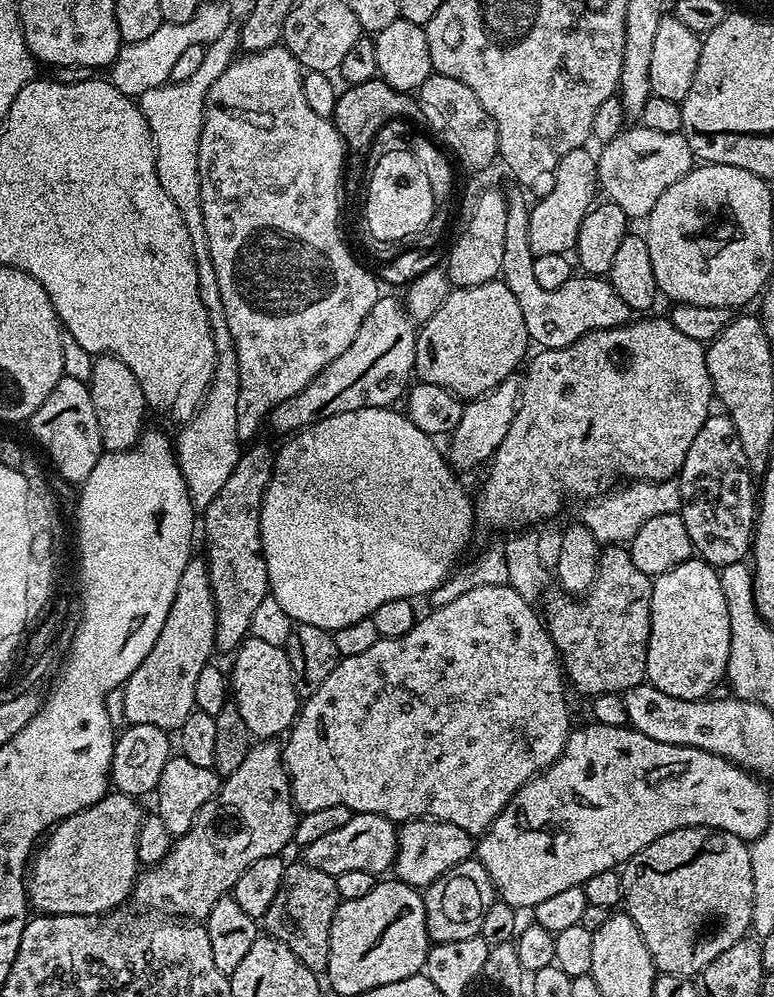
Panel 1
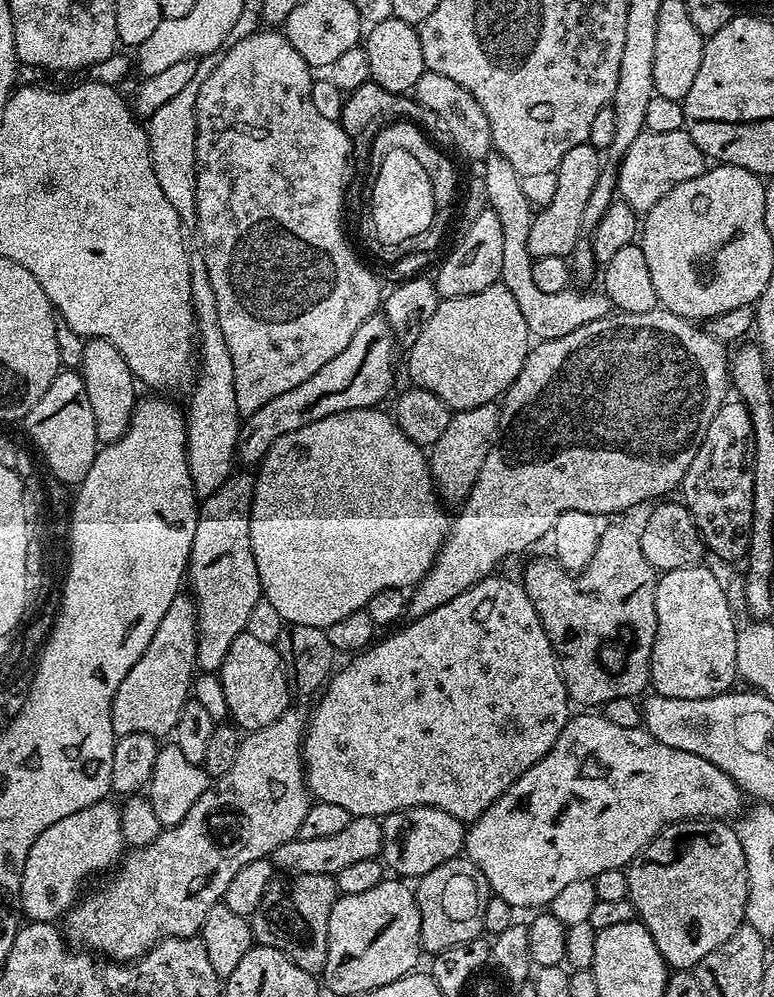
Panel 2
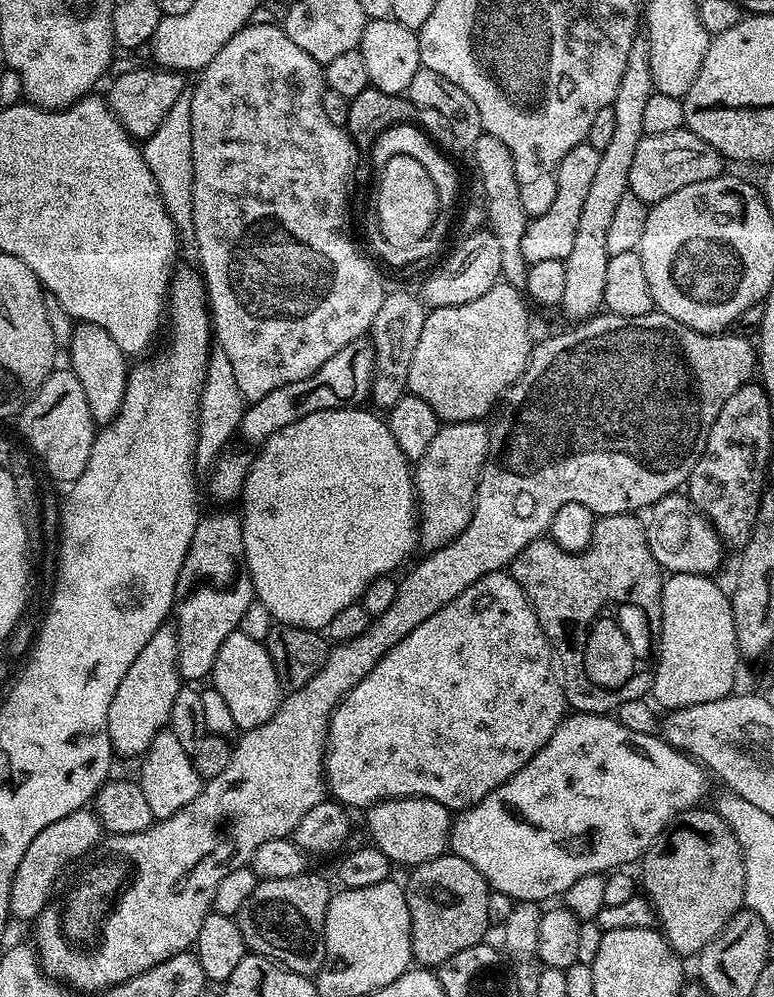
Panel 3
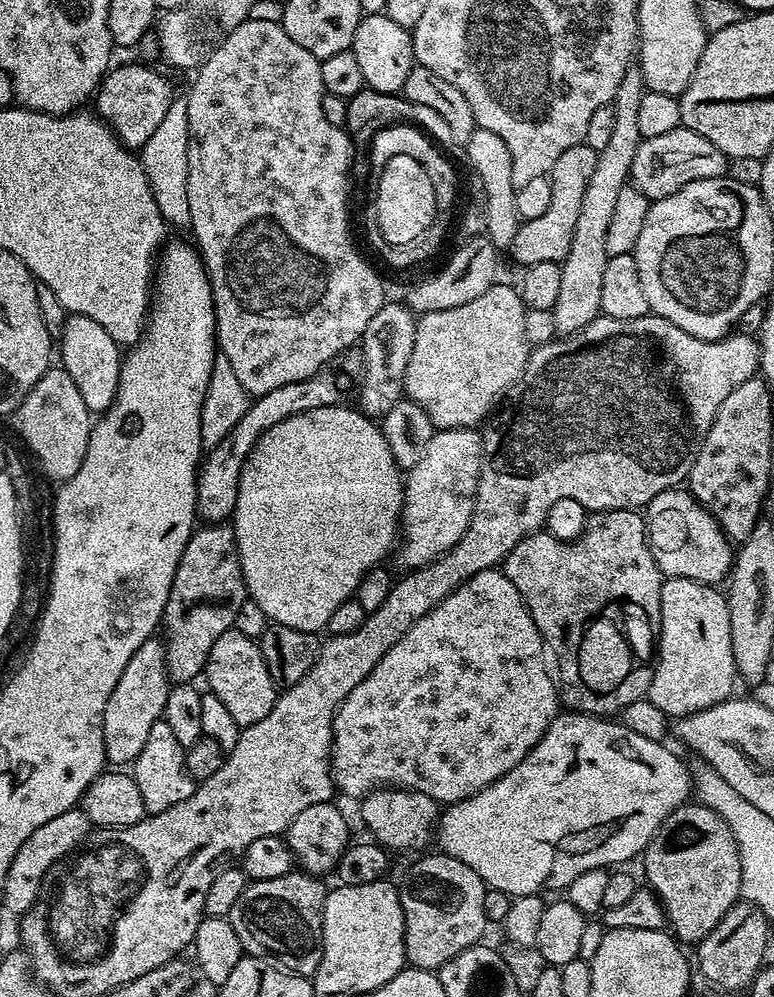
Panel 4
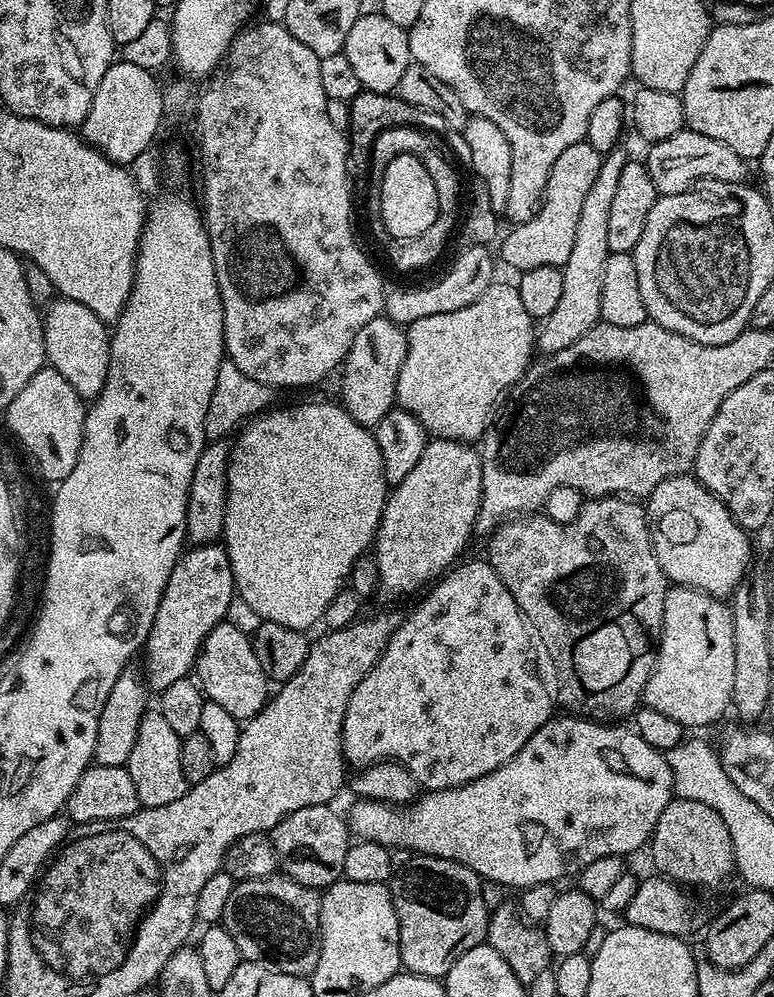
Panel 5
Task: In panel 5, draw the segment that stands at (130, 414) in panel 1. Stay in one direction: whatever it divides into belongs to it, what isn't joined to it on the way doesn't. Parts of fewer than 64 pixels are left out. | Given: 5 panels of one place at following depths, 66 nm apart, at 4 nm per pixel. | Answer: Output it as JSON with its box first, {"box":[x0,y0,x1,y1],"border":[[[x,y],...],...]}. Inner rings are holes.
{"box":[43,298,110,402],"border":[[[63,298],[53,299],[43,313],[44,321],[44,354],[47,363],[85,402],[91,402],[100,395],[102,386],[106,386],[106,370],[110,368],[110,328],[105,321],[94,314],[94,310],[86,310],[82,302],[74,302]]]}

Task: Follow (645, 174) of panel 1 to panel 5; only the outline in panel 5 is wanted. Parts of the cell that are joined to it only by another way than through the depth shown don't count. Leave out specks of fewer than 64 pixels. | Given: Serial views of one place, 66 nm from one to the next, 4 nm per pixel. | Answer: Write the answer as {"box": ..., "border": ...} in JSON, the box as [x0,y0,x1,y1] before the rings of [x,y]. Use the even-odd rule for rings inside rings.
{"box":[646,130,749,196],"border":[[[685,130],[674,134],[674,138],[666,138],[651,145],[647,150],[649,151],[648,160],[646,159],[648,177],[660,196],[682,194],[688,188],[695,188],[701,180],[738,184],[749,179],[749,165],[738,154],[734,154],[730,146],[722,146],[722,142],[706,138],[706,134]]]}

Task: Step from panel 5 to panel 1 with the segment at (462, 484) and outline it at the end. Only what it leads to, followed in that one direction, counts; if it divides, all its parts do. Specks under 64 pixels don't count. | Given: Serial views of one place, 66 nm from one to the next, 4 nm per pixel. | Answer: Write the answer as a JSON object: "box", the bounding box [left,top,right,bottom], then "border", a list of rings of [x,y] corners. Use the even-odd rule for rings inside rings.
{"box":[446,374,522,469],"border":[[[513,374],[504,379],[496,388],[484,392],[481,396],[475,396],[473,400],[465,403],[462,410],[462,422],[447,441],[446,459],[453,469],[476,468],[487,465],[496,452],[498,446],[502,446],[502,438],[506,438],[506,430],[510,430],[510,422],[514,422],[516,403],[520,400],[522,380],[519,375]]]}

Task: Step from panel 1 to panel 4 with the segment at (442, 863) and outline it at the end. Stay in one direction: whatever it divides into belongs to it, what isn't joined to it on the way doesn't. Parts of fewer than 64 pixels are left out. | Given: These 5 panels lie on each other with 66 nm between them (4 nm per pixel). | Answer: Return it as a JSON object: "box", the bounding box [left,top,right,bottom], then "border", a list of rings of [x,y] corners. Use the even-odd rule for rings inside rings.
{"box":[359,787,442,854],"border":[[[386,787],[386,788],[375,788],[374,791],[368,793],[367,796],[363,797],[359,801],[360,804],[360,820],[362,823],[365,824],[366,827],[368,827],[367,834],[373,841],[375,841],[377,844],[379,844],[381,847],[388,850],[389,853],[395,854],[395,852],[416,852],[419,853],[421,850],[419,848],[424,848],[429,843],[430,845],[433,843],[434,840],[434,833],[436,831],[437,823],[440,819],[440,814],[442,811],[441,805],[436,803],[436,800],[434,798],[430,798],[426,794],[422,794],[421,792],[411,792],[408,788],[394,788],[394,787]]]}

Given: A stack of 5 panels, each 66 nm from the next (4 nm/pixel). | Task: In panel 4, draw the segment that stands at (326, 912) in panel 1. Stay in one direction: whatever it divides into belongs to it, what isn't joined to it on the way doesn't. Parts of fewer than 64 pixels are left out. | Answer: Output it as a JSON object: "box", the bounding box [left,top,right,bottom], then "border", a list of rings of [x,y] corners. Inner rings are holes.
{"box":[227,870,329,978],"border":[[[293,870],[282,878],[269,880],[254,880],[242,890],[238,902],[230,909],[227,920],[234,926],[234,934],[238,934],[238,942],[242,942],[247,955],[265,960],[268,964],[275,964],[286,972],[293,972],[295,976],[310,978],[318,970],[322,962],[322,930],[324,929],[324,900],[329,889],[324,888],[325,881],[315,876],[309,876],[303,870]]]}

